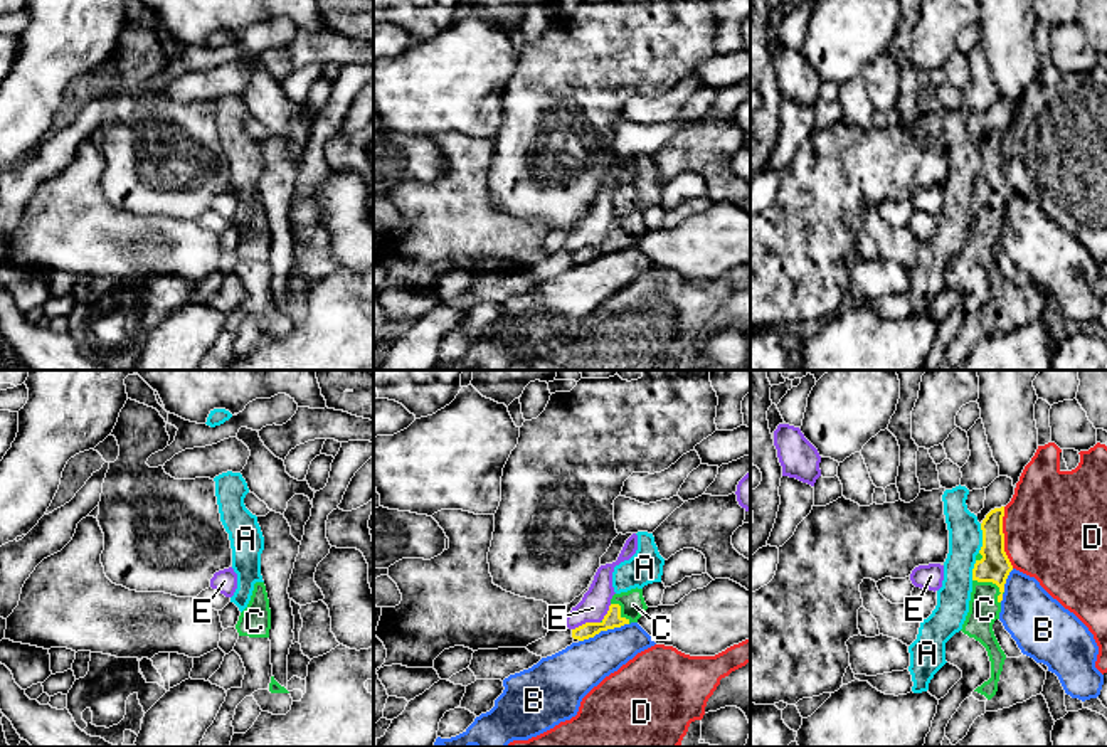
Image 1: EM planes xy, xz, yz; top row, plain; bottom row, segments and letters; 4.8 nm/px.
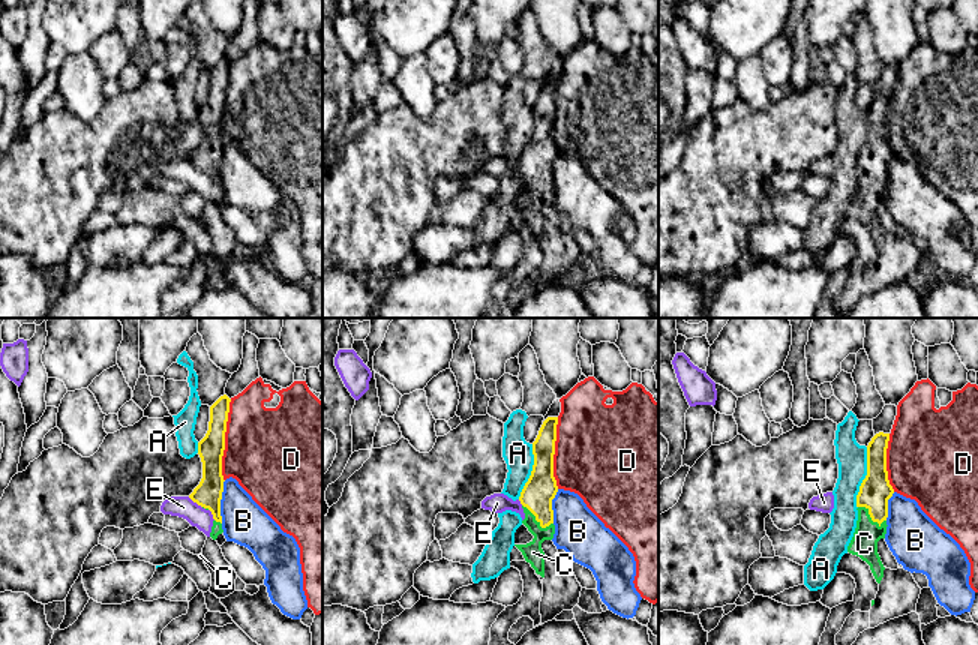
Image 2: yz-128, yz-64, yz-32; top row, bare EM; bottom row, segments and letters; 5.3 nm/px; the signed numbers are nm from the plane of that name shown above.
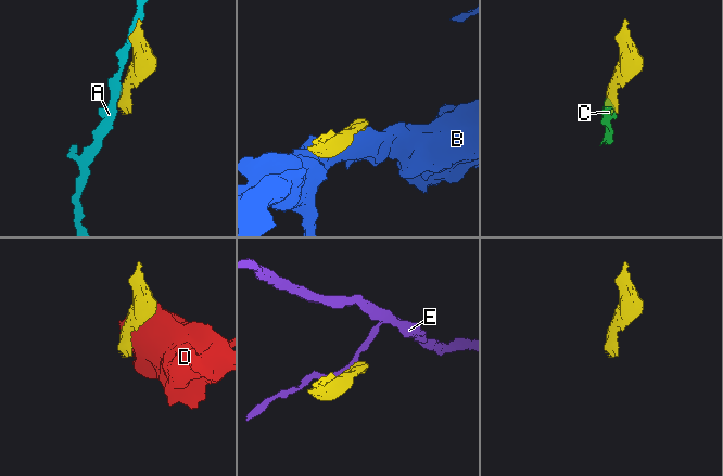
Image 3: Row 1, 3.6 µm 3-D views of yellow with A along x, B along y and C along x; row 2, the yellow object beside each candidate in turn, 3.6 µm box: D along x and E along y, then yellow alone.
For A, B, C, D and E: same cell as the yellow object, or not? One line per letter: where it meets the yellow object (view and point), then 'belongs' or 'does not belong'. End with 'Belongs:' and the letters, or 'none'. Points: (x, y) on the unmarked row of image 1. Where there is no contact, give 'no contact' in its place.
A: yz (983, 162) | does not belong
B: xz (603, 253) | does not belong
C: yz (993, 206) | belongs
D: yz (1003, 160) | does not belong
E: xz (594, 246) | does not belong
Belongs: C

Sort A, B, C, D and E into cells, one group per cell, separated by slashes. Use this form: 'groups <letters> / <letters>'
groups A / B / C / D / E

